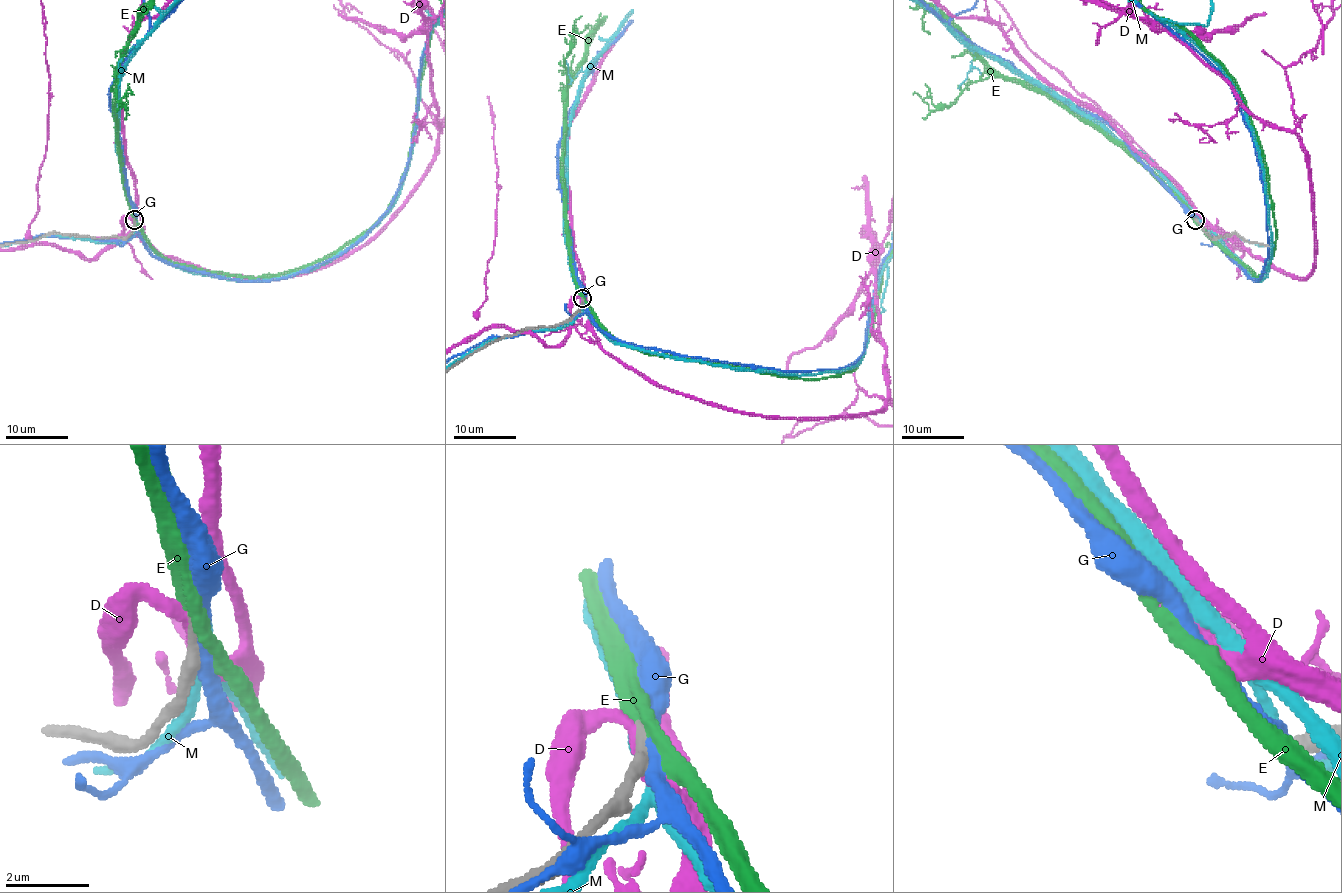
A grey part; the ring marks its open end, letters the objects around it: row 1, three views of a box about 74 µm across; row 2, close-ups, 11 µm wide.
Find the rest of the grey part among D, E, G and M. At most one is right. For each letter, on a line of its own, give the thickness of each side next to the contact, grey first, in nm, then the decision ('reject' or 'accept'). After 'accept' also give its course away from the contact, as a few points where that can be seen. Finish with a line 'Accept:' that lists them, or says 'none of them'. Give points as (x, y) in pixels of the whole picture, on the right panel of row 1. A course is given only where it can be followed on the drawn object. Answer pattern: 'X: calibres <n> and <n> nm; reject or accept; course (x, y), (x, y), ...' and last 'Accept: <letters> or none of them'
D: calibres 400 and 320 nm; reject
E: calibres 260 and 400 nm; accept
G: calibres 400 and 320 nm; reject
M: calibres 220 and 440 nm; reject
Accept: E

